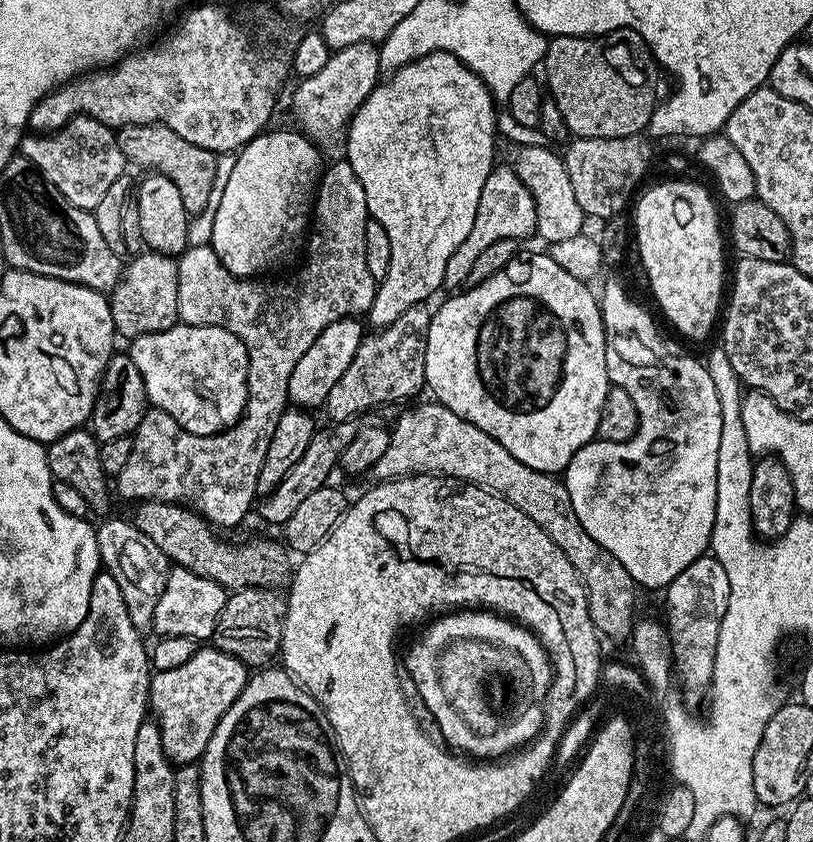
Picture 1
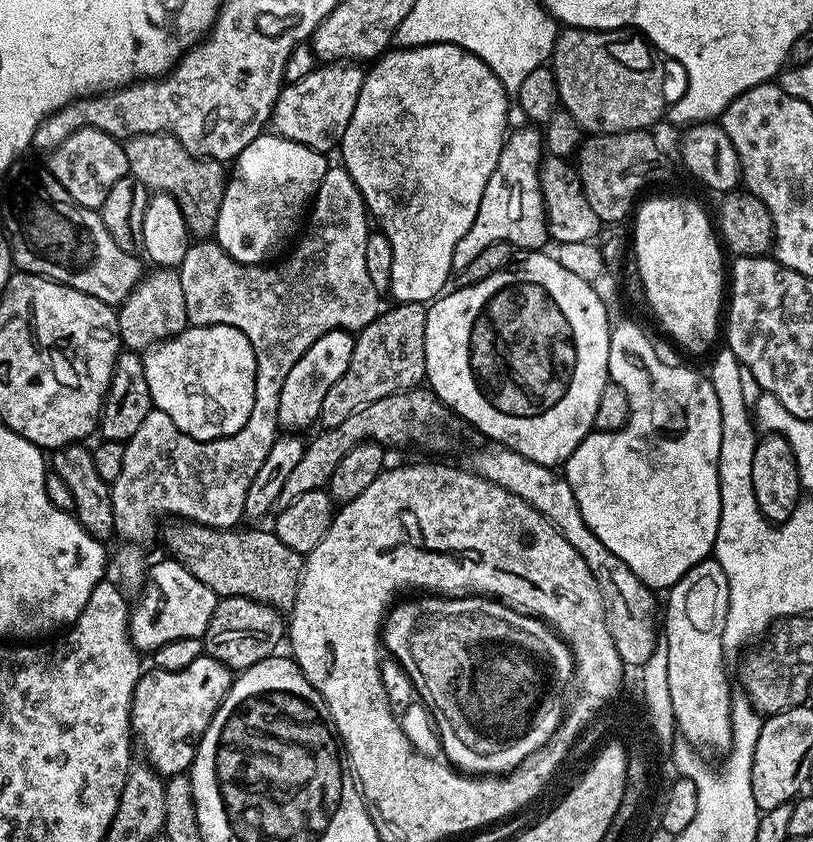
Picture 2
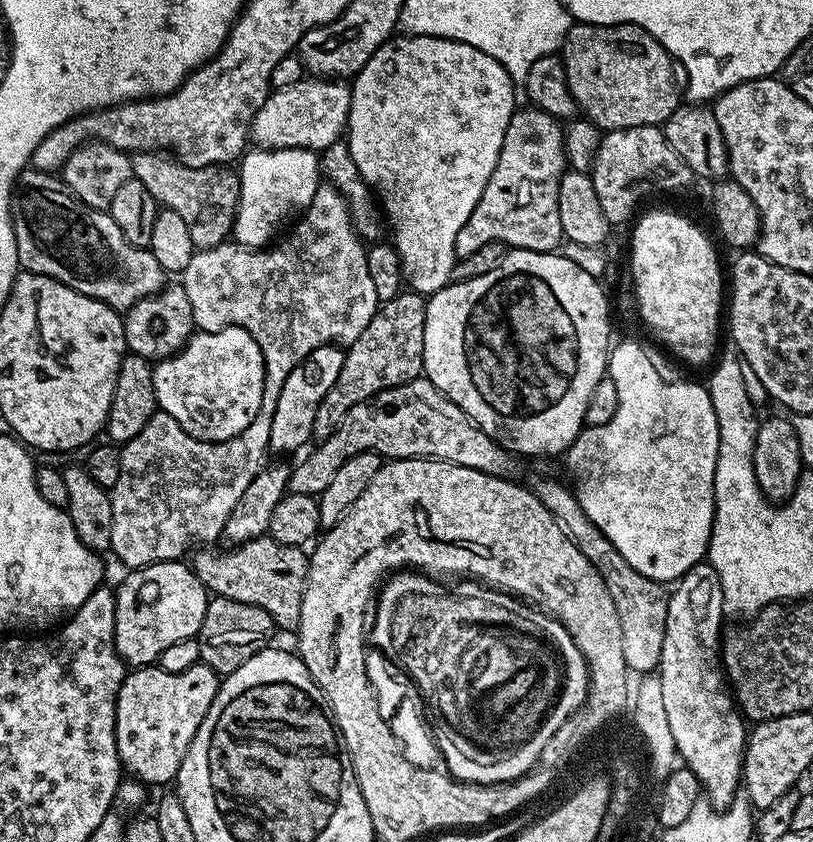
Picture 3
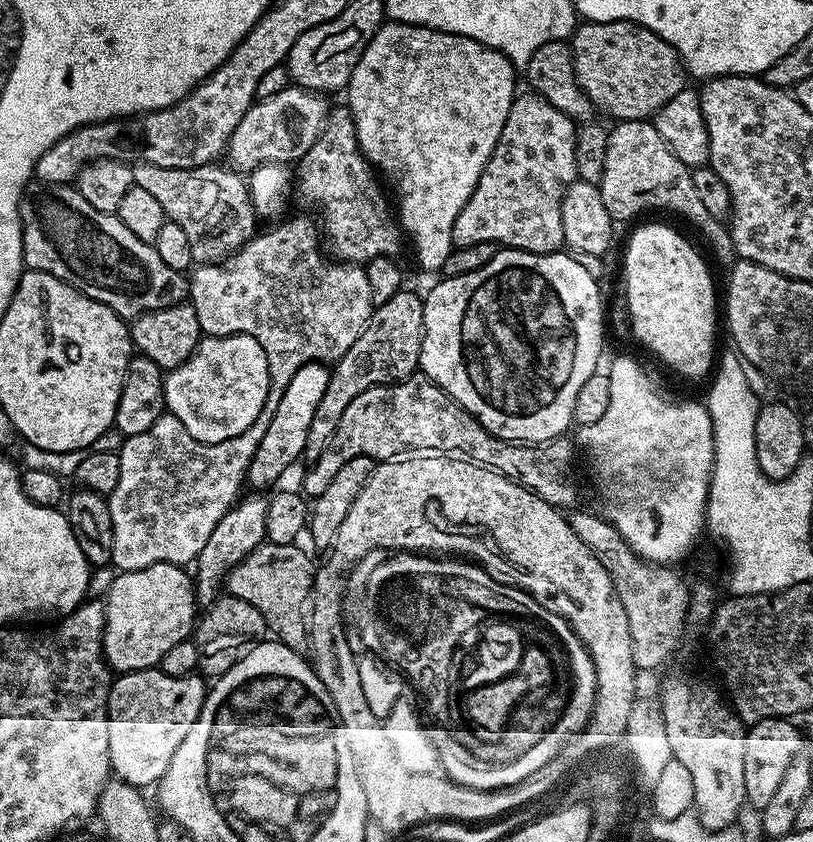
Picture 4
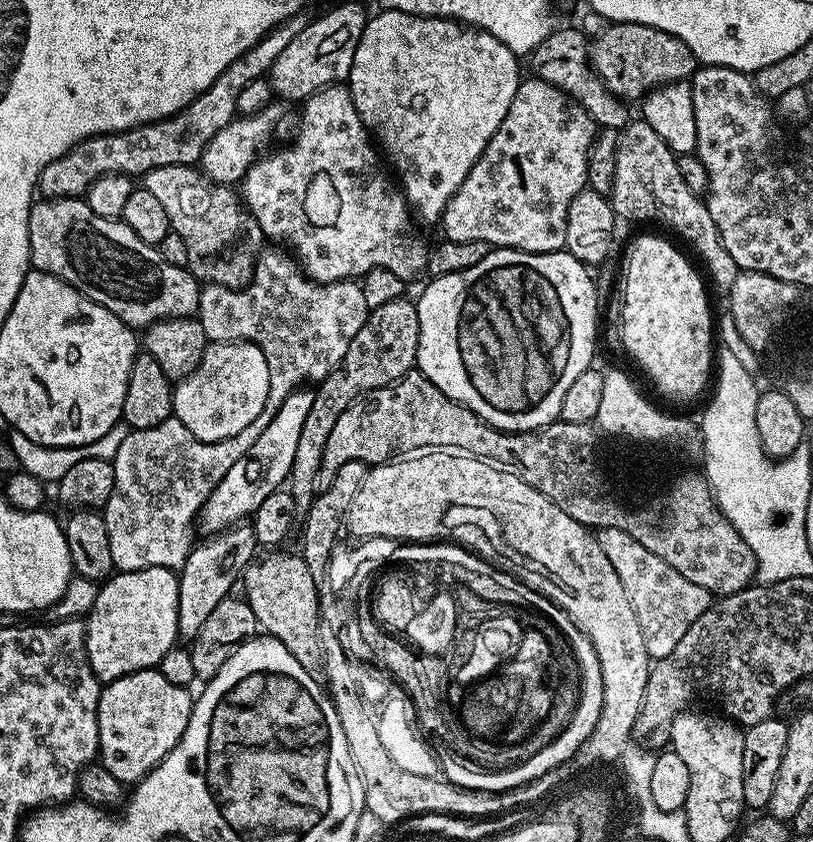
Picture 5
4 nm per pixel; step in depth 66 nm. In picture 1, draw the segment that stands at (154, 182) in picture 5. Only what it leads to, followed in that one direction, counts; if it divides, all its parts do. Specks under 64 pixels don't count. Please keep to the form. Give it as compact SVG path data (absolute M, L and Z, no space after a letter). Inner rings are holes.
M135 124L126 126L116 132L118 150L122 150L125 161L129 165L137 164L148 172L161 172L182 194L182 202L189 214L195 214L210 202L210 192L214 186L217 153L202 150L202 146L194 146L194 142L186 142L174 130L161 124Z

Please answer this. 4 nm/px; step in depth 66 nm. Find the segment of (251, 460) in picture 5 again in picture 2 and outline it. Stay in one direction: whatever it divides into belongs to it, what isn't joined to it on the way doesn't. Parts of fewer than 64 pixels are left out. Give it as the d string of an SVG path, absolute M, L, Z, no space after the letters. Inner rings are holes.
M339 328L333 332L322 334L298 362L286 374L286 382L282 382L282 394L278 398L278 422L284 430L304 430L311 424L315 425L320 418L322 401L326 399L326 393L342 374L346 374L346 366L350 366L350 358L354 354L356 341L353 333Z

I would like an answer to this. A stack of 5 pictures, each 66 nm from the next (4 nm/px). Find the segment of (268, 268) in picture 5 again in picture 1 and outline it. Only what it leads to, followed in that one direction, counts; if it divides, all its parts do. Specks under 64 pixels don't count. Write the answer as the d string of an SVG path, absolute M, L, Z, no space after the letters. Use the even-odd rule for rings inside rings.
M340 158L337 164L332 164L329 168L327 165L327 167L323 169L320 178L320 187L316 189L314 211L310 217L310 231L306 236L306 252L308 248L308 257L305 258L304 265L293 274L292 280L276 280L273 284L267 284L267 279L264 278L241 278L230 274L230 270L226 270L226 266L222 266L218 254L211 246L206 244L202 246L189 246L180 253L178 257L179 323L222 326L226 330L230 330L230 334L234 334L242 341L246 348L246 354L248 355L248 401L244 407L244 415L241 416L237 424L228 429L227 432L217 432L214 435L208 436L190 434L184 428L178 426L178 422L176 422L170 414L167 414L166 411L161 410L161 408L149 407L149 410L142 418L142 422L139 423L135 432L133 432L129 461L126 462L119 475L116 477L116 483L118 484L116 486L115 483L115 491L117 488L122 495L132 498L134 502L156 500L190 505L198 514L203 516L205 520L215 527L224 526L230 528L240 523L245 518L251 506L253 509L258 494L257 480L258 473L262 468L262 462L264 461L264 451L266 450L266 446L270 446L270 437L274 434L274 426L278 426L278 418L290 404L288 399L290 374L294 374L294 366L298 366L298 358L302 358L302 354L306 354L306 350L310 350L310 346L314 346L314 338L318 338L318 334L322 334L322 330L326 330L326 326L330 326L330 322L363 317L370 310L370 306L374 302L374 294L376 293L378 282L370 274L370 270L366 266L366 222L369 218L368 207L366 206L366 193L362 190L362 182L358 182L358 174L354 174L354 170L349 166L347 159Z

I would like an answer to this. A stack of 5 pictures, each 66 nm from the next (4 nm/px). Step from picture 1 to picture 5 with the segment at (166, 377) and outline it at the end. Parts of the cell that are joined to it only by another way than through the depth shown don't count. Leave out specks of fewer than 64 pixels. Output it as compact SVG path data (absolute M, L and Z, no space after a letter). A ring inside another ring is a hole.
M212 342L196 369L175 385L172 411L195 438L218 443L237 436L258 418L258 414L262 414L269 390L270 370L266 366L266 354L262 354L257 344Z

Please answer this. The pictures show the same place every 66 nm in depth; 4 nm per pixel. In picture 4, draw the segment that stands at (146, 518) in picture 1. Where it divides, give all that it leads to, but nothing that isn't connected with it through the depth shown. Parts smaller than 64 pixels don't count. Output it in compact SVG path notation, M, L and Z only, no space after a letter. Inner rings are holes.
M267 542L259 544L246 559L228 573L226 592L229 596L237 596L246 602L250 602L250 606L254 606L254 610L258 610L258 614L262 614L269 633L280 643L290 646L301 654L309 651L310 624L306 619L306 609L314 595L314 564L312 568L311 558L300 549L300 546Z

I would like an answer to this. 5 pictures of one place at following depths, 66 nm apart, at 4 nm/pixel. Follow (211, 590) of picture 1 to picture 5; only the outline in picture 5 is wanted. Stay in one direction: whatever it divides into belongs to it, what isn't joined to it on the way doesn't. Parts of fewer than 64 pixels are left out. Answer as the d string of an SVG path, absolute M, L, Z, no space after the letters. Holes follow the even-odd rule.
M154 566L134 570L117 571L100 584L100 593L94 606L86 614L84 625L84 645L90 666L101 682L117 680L129 676L131 672L141 672L144 668L156 668L162 654L177 647L178 630L178 586L179 575L171 568Z

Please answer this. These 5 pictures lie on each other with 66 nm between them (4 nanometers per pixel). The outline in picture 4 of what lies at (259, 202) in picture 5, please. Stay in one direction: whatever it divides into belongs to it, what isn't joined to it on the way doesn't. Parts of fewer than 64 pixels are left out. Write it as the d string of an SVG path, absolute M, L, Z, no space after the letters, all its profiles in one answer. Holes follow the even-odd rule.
M344 106L333 107L314 146L298 162L298 192L320 207L331 255L337 261L363 266L379 256L399 257L402 232L379 183L372 165L360 153L352 113Z

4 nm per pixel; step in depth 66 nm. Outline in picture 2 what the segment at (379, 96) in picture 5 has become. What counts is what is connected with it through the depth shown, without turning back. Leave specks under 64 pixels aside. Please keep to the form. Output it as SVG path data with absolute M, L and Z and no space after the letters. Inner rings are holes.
M423 44L417 48L402 48L396 46L385 52L383 56L379 57L379 59L365 71L362 90L358 94L358 106L354 106L354 118L350 118L350 126L346 126L346 134L342 134L338 145L338 153L340 152L341 158L344 159L341 160L342 167L348 171L350 178L354 178L354 182L358 186L358 190L364 199L364 207L368 209L371 219L373 221L380 220L380 224L378 224L379 231L383 232L386 238L390 238L390 250L394 250L394 266L390 269L390 286L388 287L388 292L390 296L393 296L391 299L395 301L395 303L427 305L445 291L446 285L444 285L444 283L447 282L448 275L453 275L454 272L452 267L454 246L458 246L462 234L466 234L466 230L470 230L470 226L474 226L474 218L478 214L478 206L482 202L482 190L486 190L486 182L490 178L490 174L494 174L494 166L498 166L498 158L502 154L505 139L510 132L510 127L508 128L508 100L510 104L510 93L502 86L502 82L498 82L498 74L494 74L494 70L490 70L490 66L486 66L486 62L482 62L482 58L478 58L474 54L462 50L462 46L454 46L453 44Z

